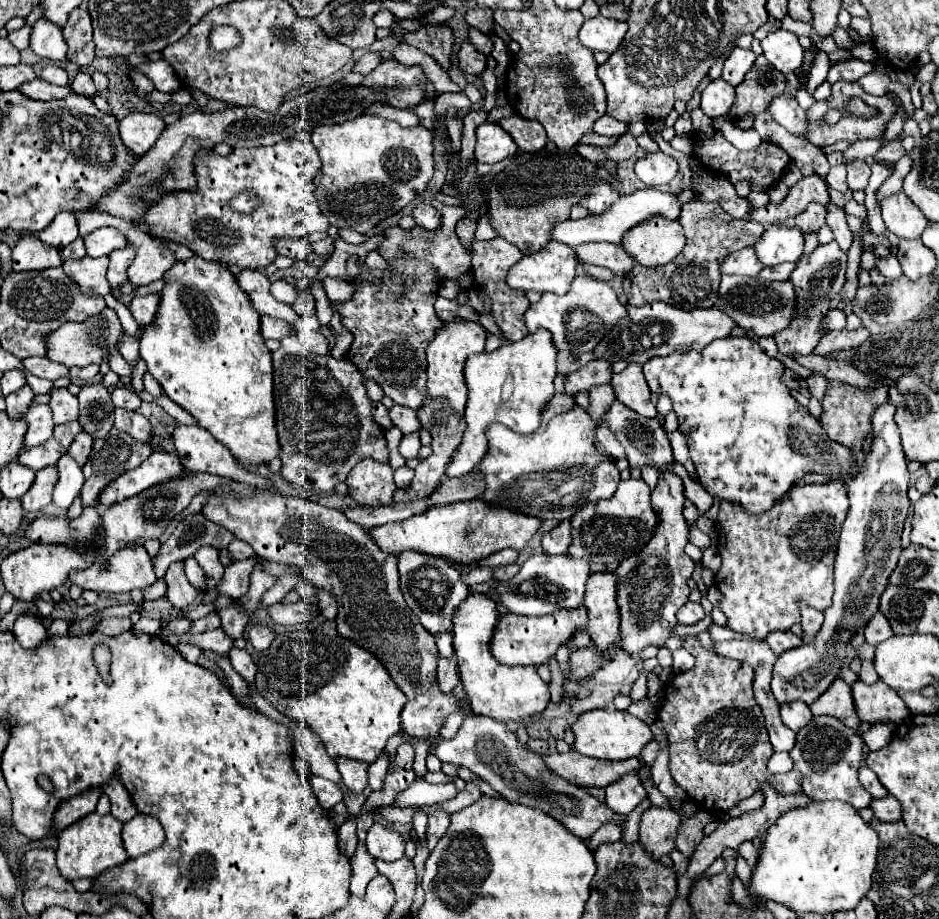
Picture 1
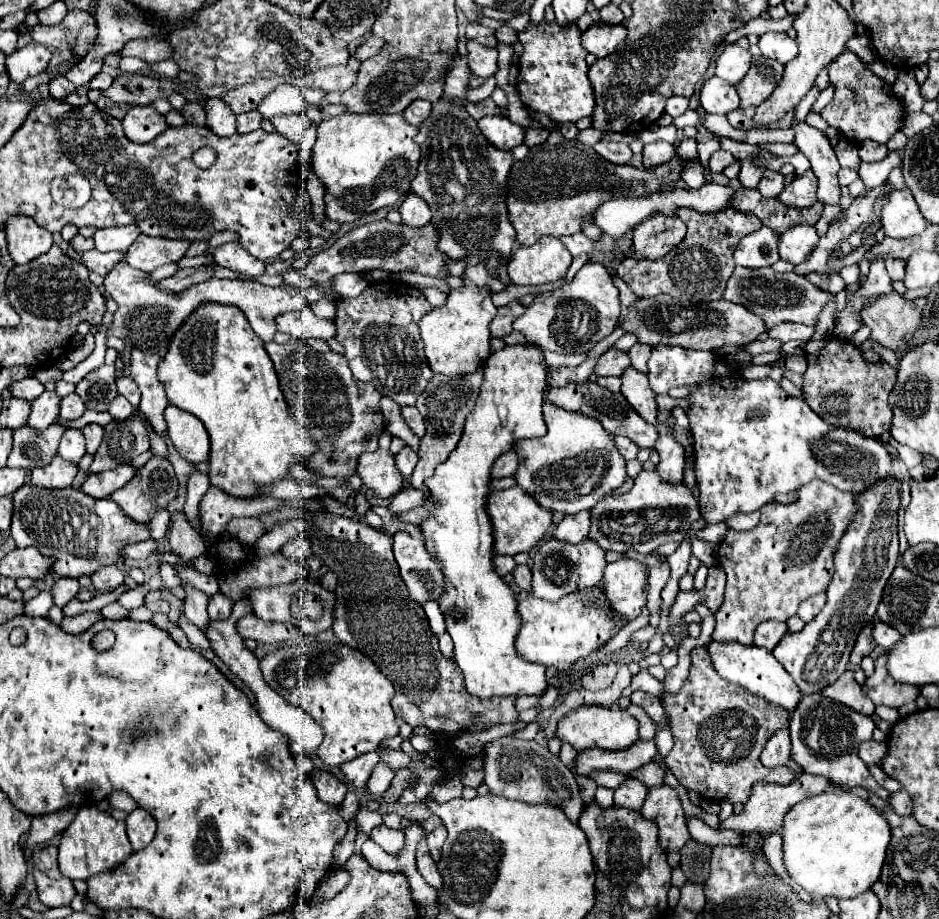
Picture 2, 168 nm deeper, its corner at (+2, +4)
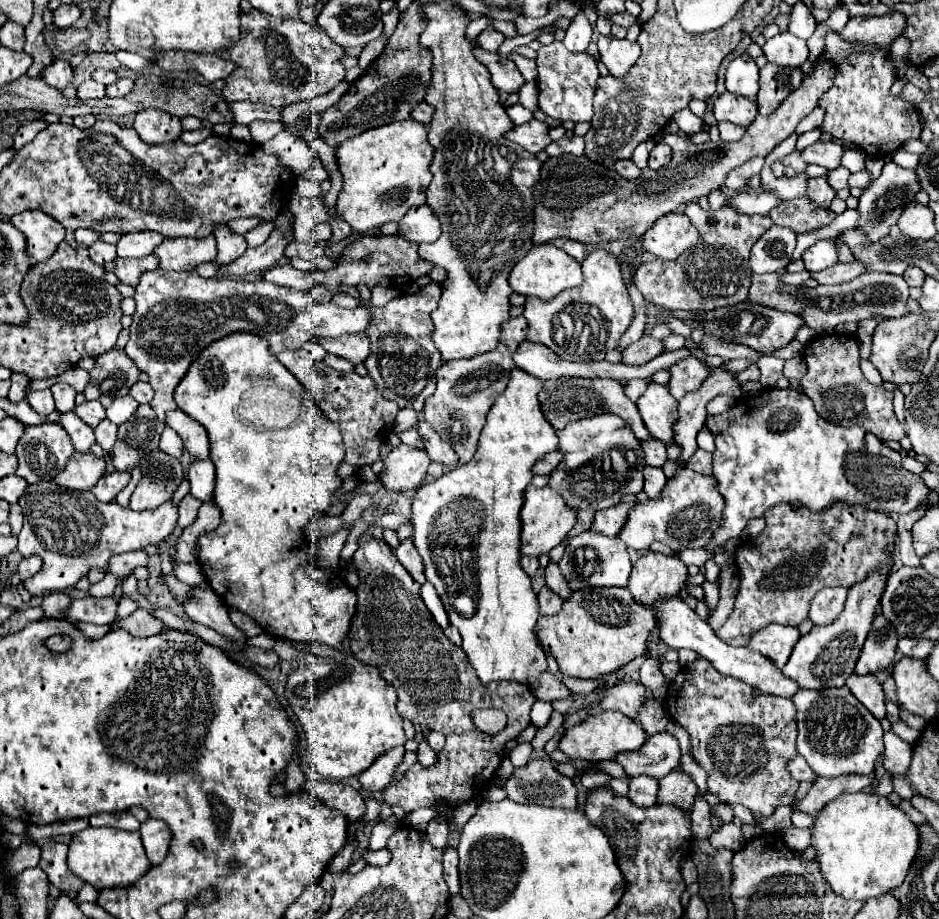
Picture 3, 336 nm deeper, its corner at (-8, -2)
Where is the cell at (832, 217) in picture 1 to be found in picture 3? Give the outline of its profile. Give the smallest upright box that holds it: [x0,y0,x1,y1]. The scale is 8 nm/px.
[827,167,849,191]

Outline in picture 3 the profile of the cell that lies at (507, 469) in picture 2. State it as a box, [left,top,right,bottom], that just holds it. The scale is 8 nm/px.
[533,451,563,475]

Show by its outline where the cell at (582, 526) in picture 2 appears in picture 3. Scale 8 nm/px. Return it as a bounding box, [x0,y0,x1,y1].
[589,503,633,537]

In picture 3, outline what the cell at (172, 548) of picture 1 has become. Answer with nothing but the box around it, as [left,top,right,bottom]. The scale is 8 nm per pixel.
[111,551,149,577]

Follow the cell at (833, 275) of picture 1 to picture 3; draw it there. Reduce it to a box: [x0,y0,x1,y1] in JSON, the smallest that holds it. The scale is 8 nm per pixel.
[857,161,919,241]

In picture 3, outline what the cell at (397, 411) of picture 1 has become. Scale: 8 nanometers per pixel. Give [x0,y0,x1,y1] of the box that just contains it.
[419,419,455,469]

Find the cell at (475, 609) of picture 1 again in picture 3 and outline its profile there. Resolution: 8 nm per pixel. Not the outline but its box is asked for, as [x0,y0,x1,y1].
[413,367,557,685]

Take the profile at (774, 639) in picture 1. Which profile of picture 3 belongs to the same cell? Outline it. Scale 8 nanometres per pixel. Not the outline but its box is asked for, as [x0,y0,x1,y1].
[749,623,801,667]

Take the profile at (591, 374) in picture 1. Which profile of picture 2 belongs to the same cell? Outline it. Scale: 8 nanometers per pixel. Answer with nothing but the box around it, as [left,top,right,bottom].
[595,347,631,377]

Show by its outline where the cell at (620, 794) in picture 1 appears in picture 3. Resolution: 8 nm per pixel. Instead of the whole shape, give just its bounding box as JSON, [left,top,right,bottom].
[629,777,659,809]

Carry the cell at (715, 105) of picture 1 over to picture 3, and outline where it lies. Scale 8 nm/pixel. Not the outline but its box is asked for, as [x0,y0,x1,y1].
[713,91,757,127]

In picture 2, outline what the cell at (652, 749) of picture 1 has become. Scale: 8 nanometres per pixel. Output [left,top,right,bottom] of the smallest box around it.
[627,705,655,739]

